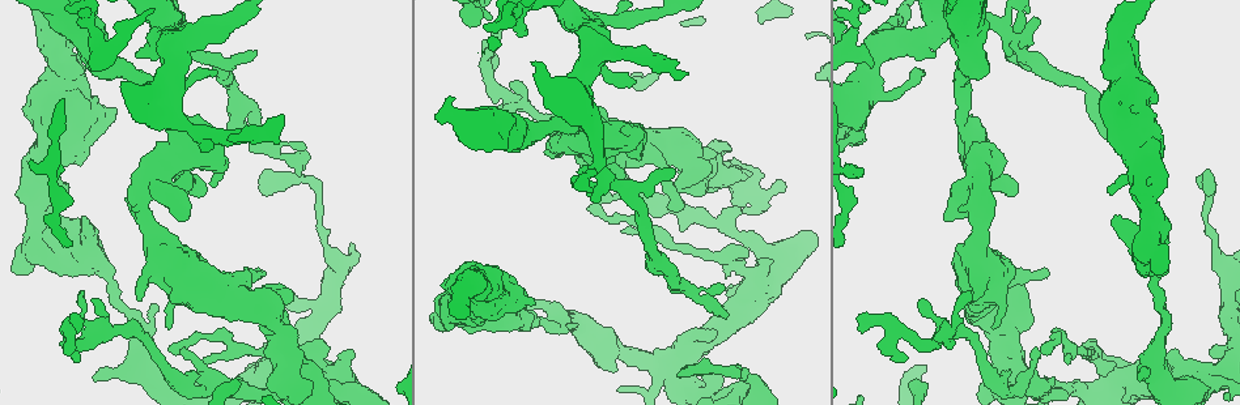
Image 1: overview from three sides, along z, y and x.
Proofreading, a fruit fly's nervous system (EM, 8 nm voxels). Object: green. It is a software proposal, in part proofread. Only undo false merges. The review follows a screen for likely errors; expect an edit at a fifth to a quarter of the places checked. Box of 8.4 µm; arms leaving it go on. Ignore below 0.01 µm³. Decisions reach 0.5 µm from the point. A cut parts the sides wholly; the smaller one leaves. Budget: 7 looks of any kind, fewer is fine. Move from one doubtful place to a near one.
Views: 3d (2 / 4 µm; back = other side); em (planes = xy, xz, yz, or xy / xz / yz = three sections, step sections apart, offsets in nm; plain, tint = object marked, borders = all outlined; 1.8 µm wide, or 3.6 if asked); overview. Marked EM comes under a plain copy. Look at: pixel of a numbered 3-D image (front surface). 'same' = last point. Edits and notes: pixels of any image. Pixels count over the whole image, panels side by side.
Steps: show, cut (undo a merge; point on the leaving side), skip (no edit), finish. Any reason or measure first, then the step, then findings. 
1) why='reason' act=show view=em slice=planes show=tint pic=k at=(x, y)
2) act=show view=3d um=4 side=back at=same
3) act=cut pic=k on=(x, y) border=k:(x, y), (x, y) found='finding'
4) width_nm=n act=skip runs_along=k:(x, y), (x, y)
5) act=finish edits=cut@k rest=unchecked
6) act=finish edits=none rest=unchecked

act=show view=3d um=4 pic=1 at=(602, 174)

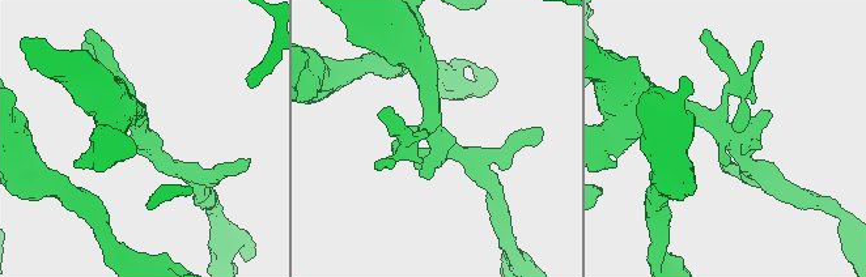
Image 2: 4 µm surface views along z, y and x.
act=show view=em slice=planes show=tint pic=2 at=(731, 141)

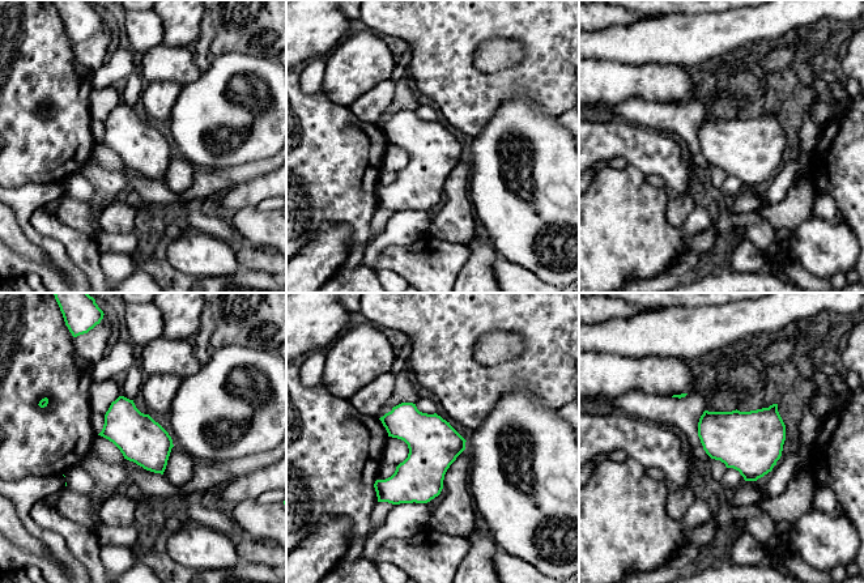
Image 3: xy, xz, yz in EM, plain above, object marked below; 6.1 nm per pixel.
width_nm=280 act=skip found='one neuron here'

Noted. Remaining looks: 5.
act=show view=em um=3.6 slice=yz step=4 show=tint pic=1 at=(1151, 162)

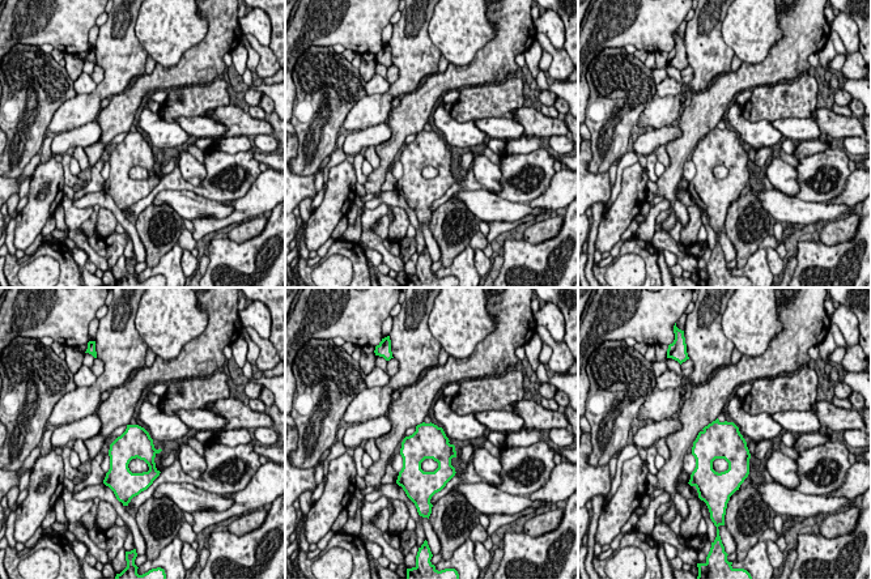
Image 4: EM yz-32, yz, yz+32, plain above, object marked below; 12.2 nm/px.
act=skip found='one neuron here'

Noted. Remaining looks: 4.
why='a fork' act=show view=3d um=4 side=back pic=1 at=(238, 105)

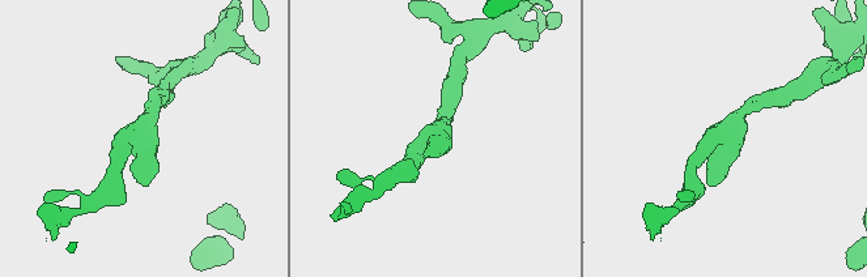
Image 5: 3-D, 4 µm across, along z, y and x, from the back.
act=show view=em slice=planes show=tint pic=5 at=(138, 133)

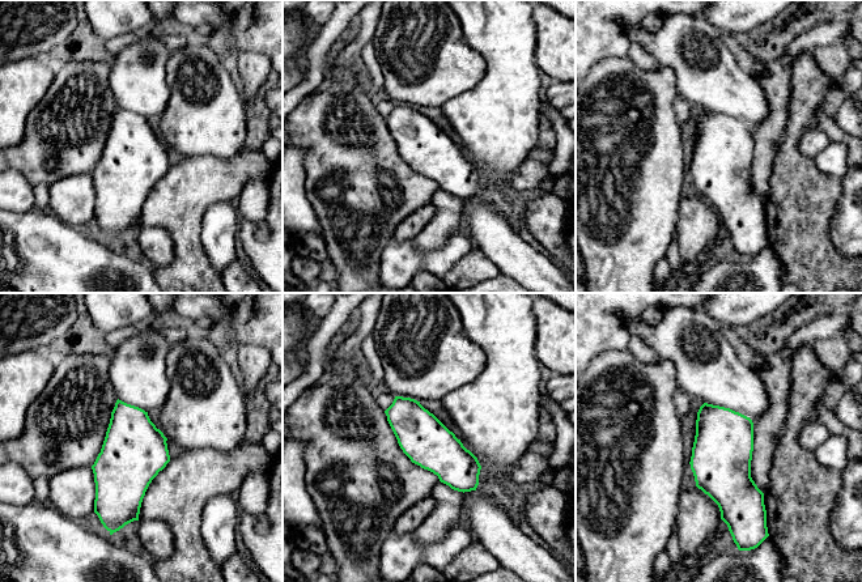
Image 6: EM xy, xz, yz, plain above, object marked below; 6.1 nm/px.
act=skip found='all the same neuron'

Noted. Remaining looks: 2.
act=finish edits=none rest=unchecked

